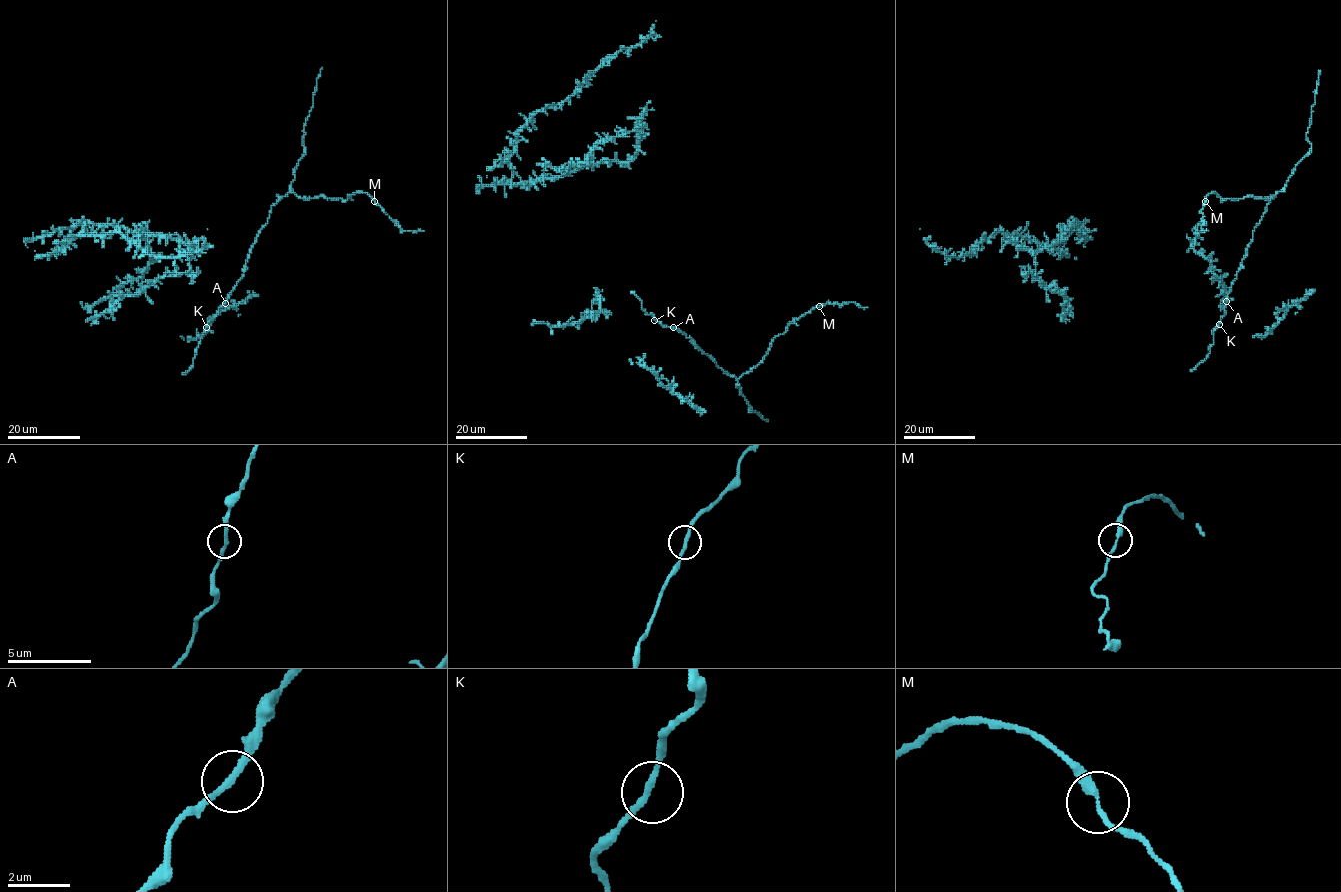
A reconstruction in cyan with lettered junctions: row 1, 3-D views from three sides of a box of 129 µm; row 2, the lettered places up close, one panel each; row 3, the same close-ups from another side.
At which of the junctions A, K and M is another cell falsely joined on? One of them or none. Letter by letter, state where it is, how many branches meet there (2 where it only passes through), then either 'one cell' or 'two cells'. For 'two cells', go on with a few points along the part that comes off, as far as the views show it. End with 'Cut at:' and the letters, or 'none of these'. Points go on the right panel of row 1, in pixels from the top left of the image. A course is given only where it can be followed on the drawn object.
A: place (1226, 301); branches 2; one cell
K: place (1219, 324); branches 2; one cell
M: place (1205, 201); branches 2; two cells; course (1205, 202), (1200, 212), (1204, 222), (1201, 231), (1206, 230)
Cut at: M

